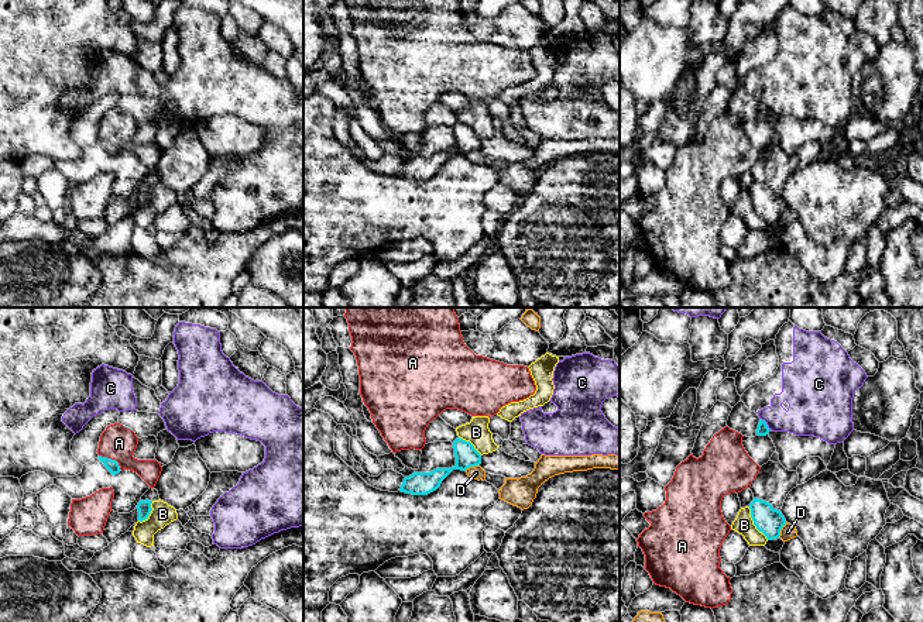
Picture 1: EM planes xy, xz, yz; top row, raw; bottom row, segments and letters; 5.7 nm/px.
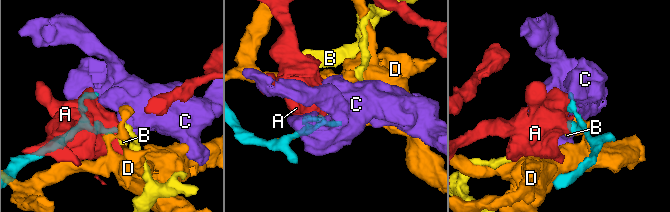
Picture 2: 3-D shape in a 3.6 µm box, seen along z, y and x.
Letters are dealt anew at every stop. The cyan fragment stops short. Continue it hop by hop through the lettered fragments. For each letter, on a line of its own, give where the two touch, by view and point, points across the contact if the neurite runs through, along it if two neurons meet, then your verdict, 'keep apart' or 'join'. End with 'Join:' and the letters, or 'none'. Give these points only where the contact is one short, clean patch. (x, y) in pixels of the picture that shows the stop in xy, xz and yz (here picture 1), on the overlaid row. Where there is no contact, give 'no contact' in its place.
A: xy (110, 459) | along xy (99, 454), (113, 459), (122, 470) | keep apart
B: yz (754, 523) | along yz (748, 507), (752, 523), (768, 539) | keep apart
C: yz (767, 425) | along yz (761, 418), (769, 430) | keep apart
D: yz (781, 529) | keep apart
Join: none

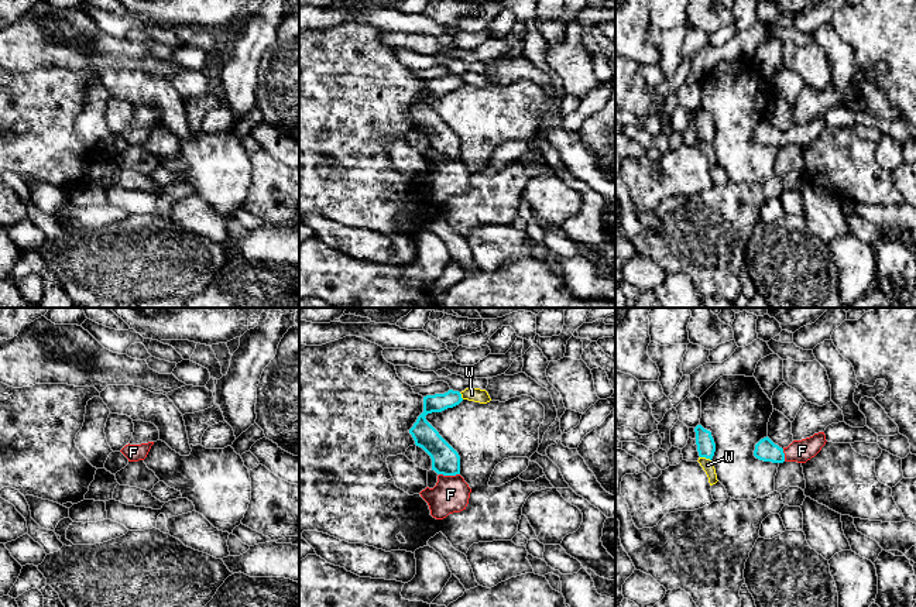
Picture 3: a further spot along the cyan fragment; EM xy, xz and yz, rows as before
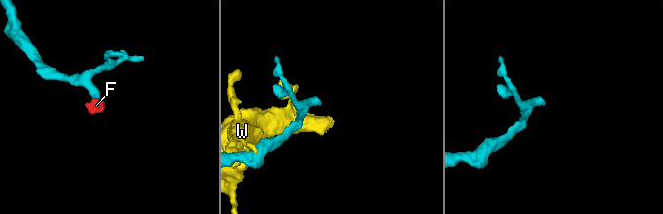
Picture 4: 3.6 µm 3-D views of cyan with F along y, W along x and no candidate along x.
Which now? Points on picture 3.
F: xz (449, 475) | across xz (445, 460), (449, 475), (450, 494) | join
W: yz (706, 458) | keep apart
Join: F

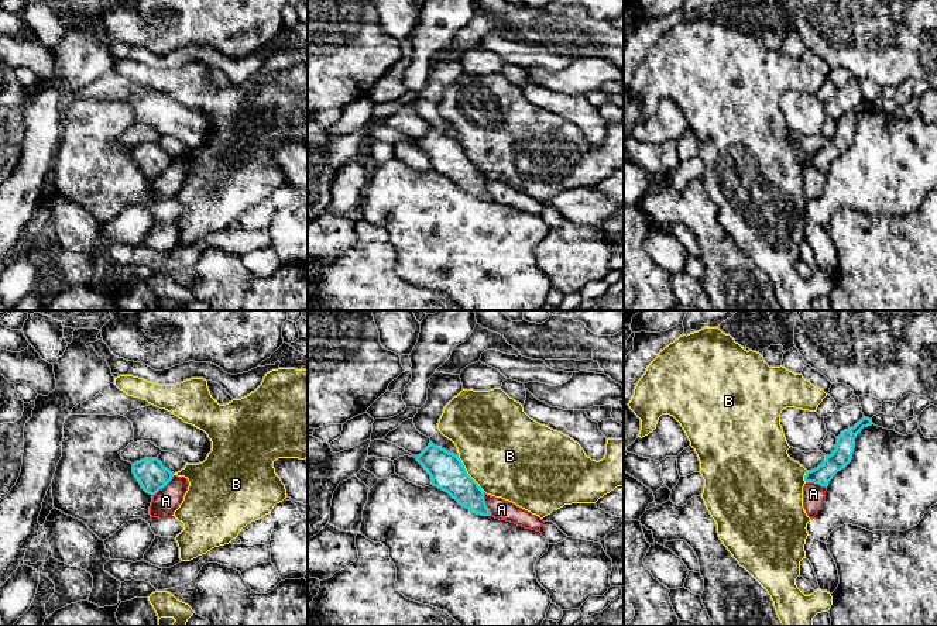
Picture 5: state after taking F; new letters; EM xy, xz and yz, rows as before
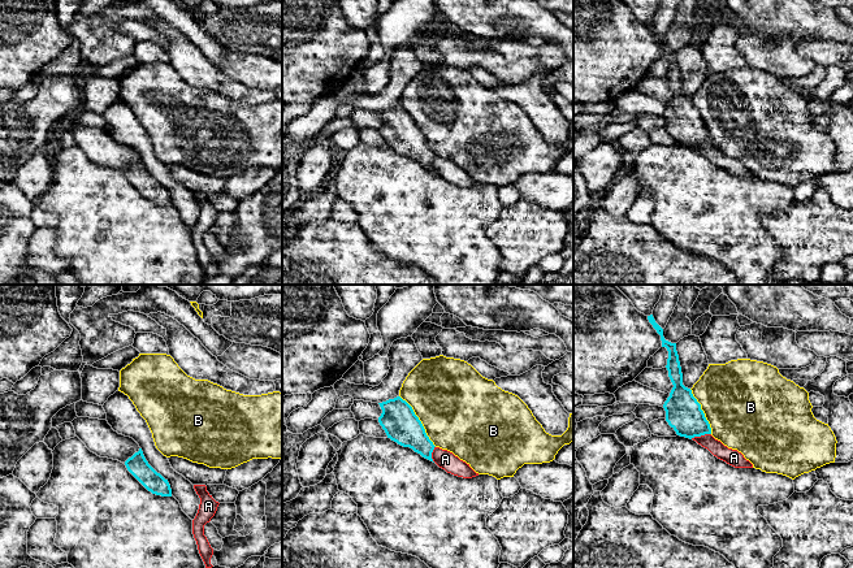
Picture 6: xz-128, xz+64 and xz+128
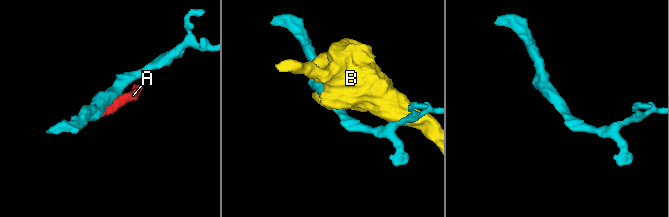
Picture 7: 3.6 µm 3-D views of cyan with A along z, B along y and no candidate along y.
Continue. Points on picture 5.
A: xz (484, 504) | keep apart
B: xz (467, 474) | keep apart
Join: none

